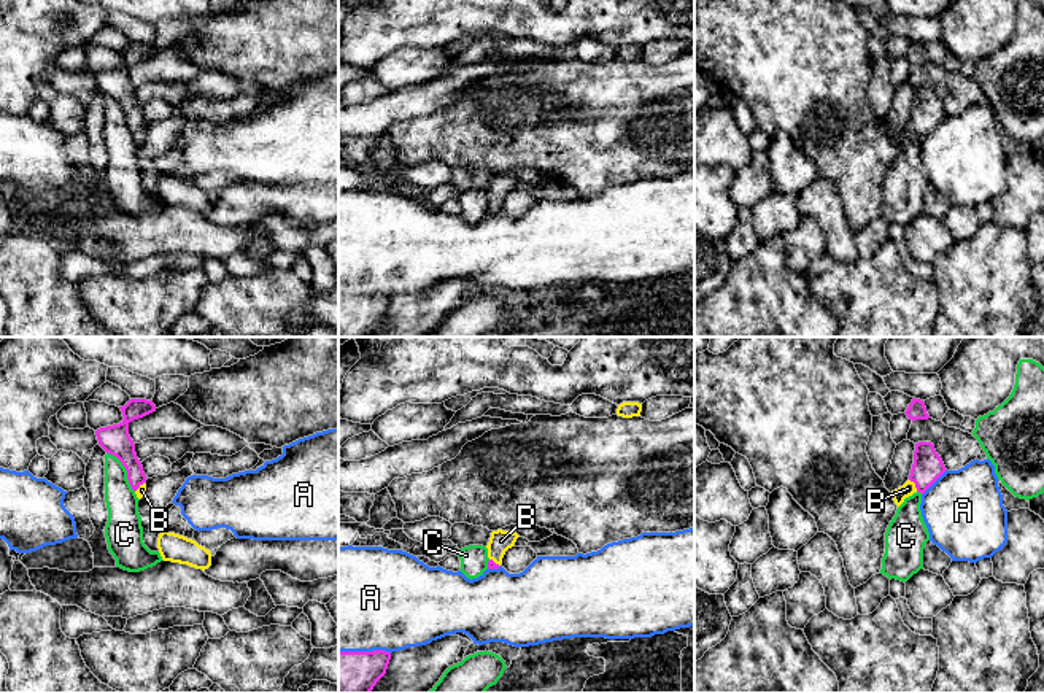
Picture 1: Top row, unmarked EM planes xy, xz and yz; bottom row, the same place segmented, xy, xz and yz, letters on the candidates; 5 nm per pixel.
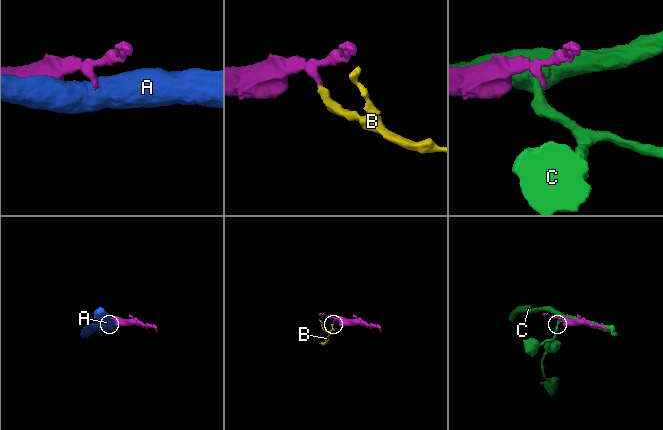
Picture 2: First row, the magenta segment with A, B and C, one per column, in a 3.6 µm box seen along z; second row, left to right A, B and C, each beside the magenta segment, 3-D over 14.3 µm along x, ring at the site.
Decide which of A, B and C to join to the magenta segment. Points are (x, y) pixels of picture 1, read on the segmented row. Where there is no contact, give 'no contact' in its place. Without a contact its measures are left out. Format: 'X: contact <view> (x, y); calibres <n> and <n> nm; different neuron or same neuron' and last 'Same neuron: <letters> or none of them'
A: contact xz (364, 652); calibres 320 and 500 nm; different neuron
B: contact yz (916, 485); calibres 150 and 70 nm; same neuron
C: contact xy (126, 469); calibres 150 and 160 nm; different neuron
Same neuron: B

